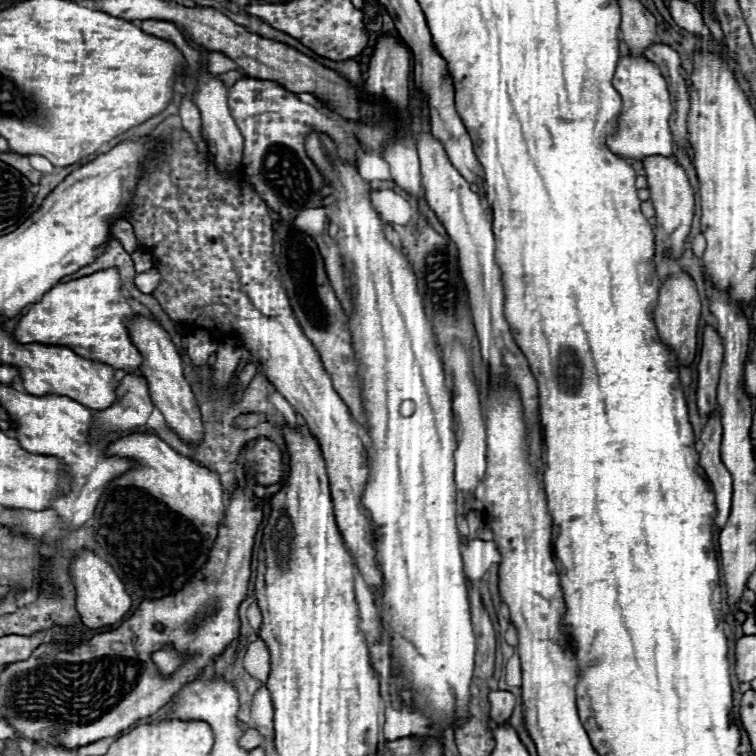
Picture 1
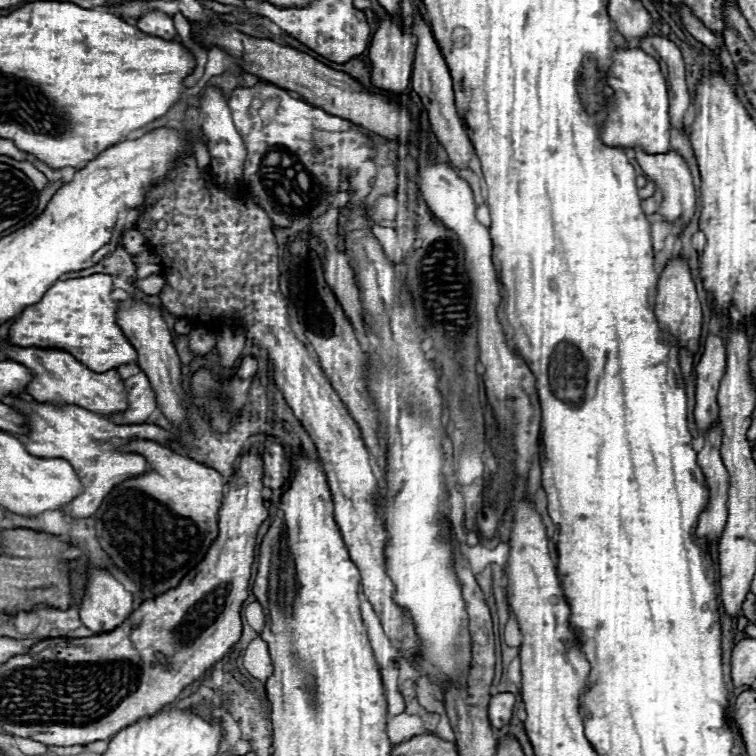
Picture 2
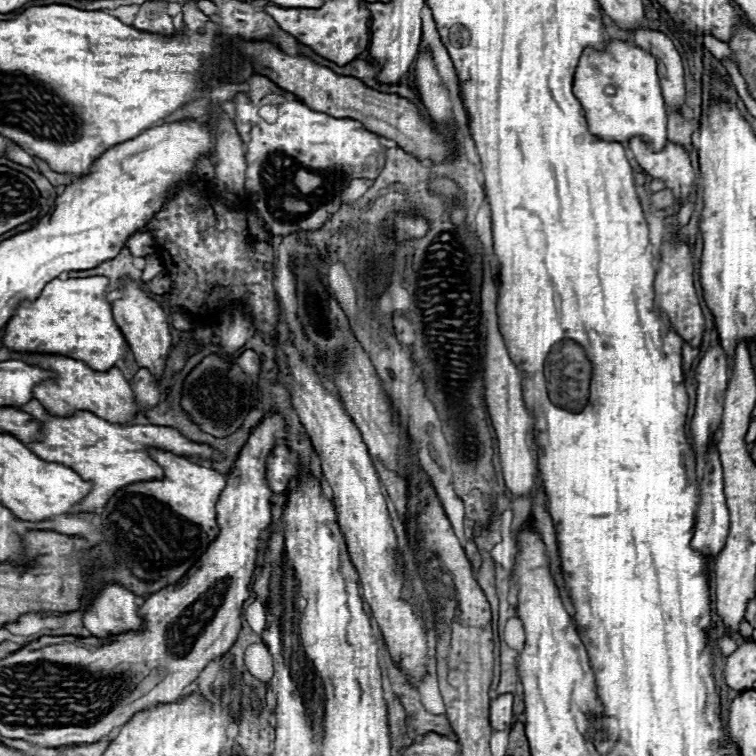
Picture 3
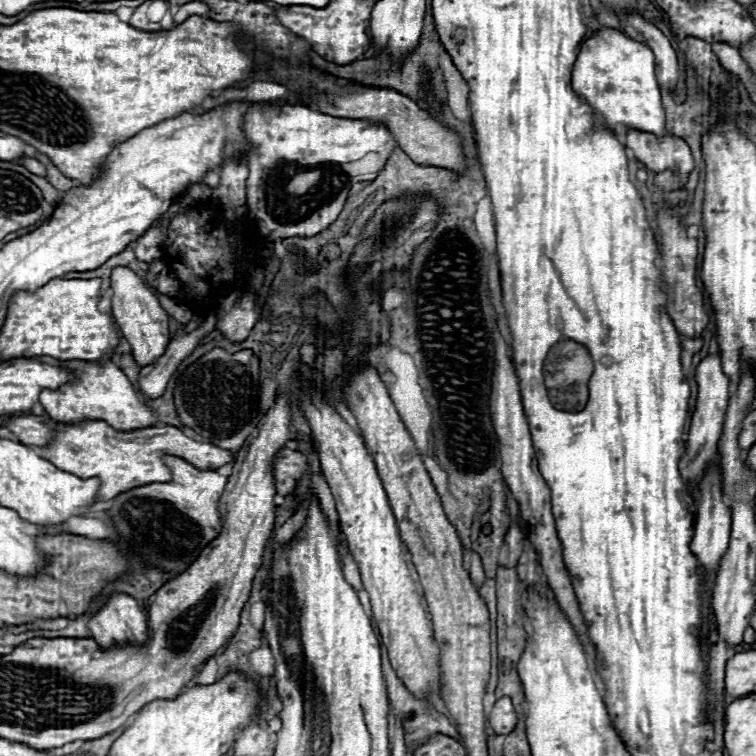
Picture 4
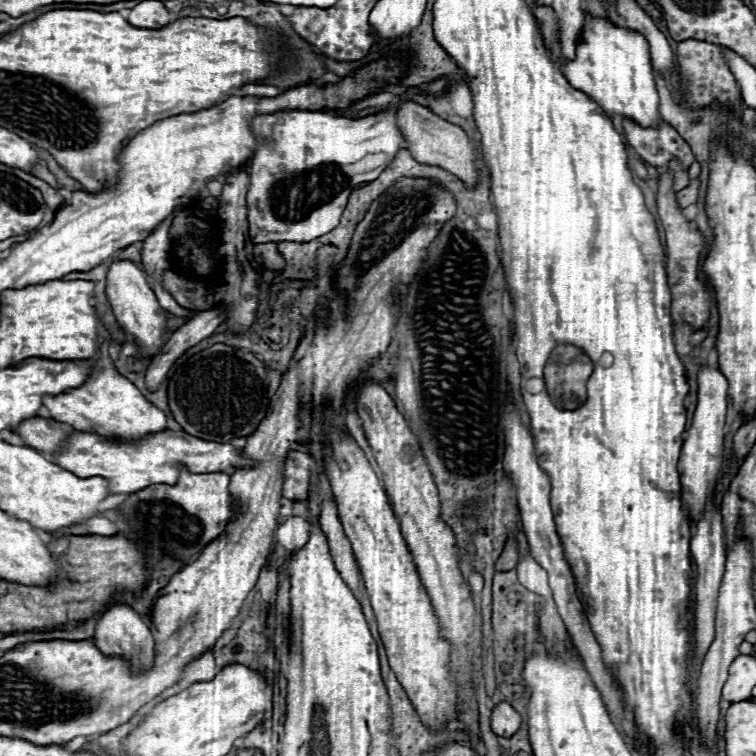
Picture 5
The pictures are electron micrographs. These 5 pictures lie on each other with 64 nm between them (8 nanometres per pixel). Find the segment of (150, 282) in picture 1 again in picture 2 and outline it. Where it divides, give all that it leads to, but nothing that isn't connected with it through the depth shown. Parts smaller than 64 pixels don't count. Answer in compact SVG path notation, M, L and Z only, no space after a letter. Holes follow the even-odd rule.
M156 272L156 274L150 274L146 278L138 278L136 286L144 294L158 294L162 290L162 286L164 286L164 276L160 272Z

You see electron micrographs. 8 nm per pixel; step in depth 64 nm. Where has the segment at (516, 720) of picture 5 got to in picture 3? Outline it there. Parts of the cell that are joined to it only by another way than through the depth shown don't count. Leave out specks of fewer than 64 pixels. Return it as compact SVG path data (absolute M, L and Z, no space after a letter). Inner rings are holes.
M502 694L490 702L490 724L494 730L512 726L512 694Z

